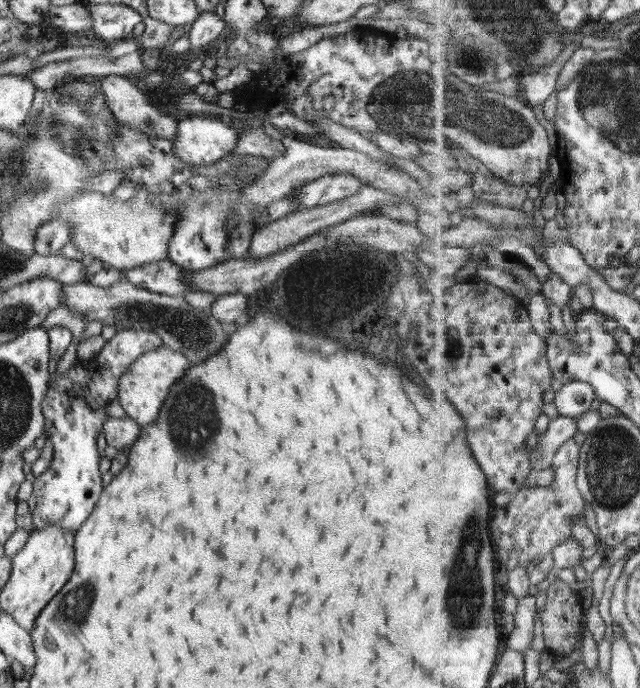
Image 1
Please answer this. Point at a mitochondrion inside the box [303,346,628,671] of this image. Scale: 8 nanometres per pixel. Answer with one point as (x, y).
(465, 594)

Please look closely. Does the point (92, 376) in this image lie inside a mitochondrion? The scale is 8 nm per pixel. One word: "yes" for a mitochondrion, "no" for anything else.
no

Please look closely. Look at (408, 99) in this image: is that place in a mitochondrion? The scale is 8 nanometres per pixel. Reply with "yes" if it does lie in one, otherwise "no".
yes

